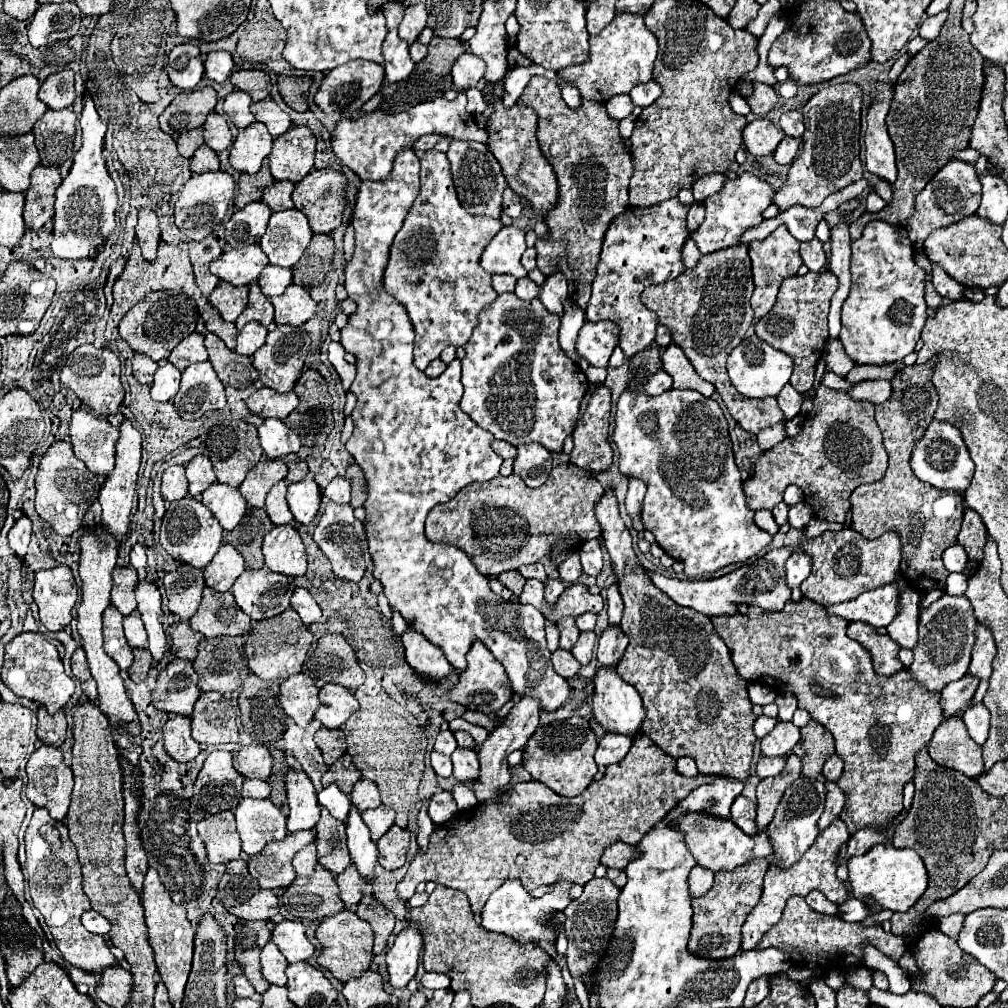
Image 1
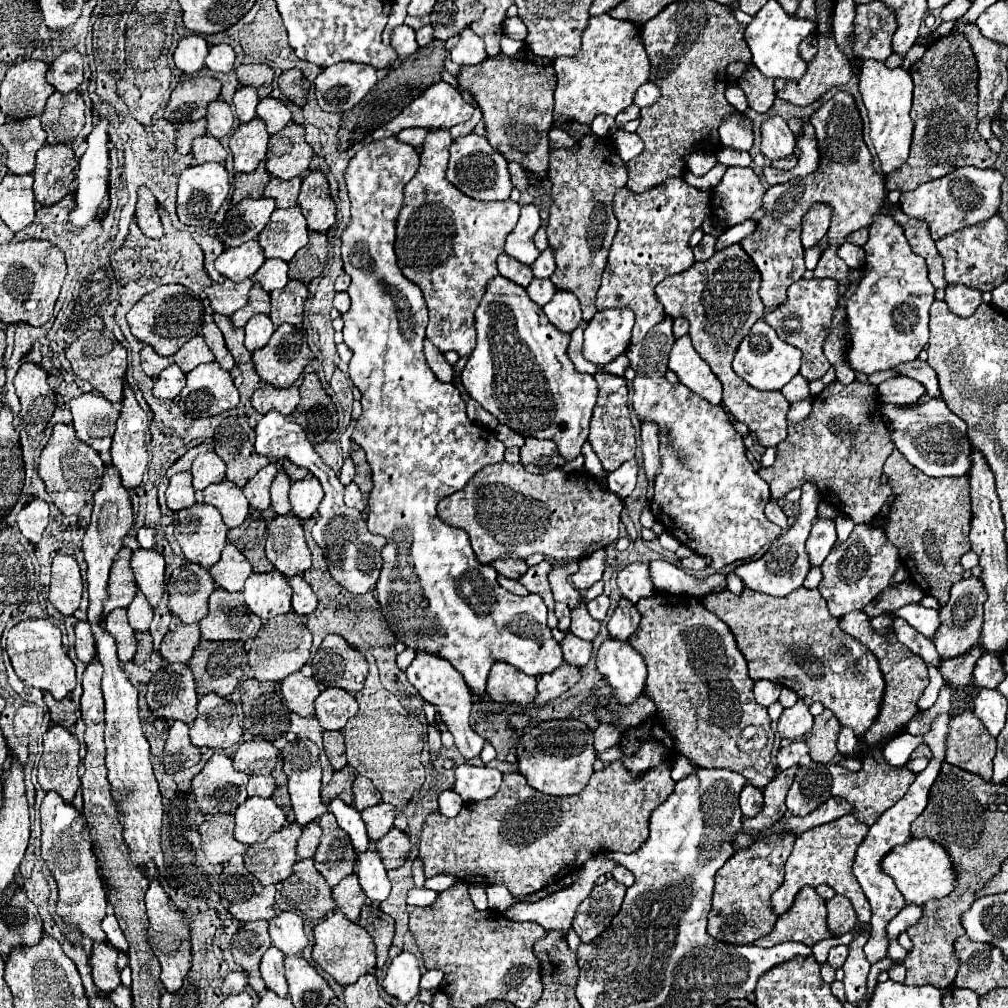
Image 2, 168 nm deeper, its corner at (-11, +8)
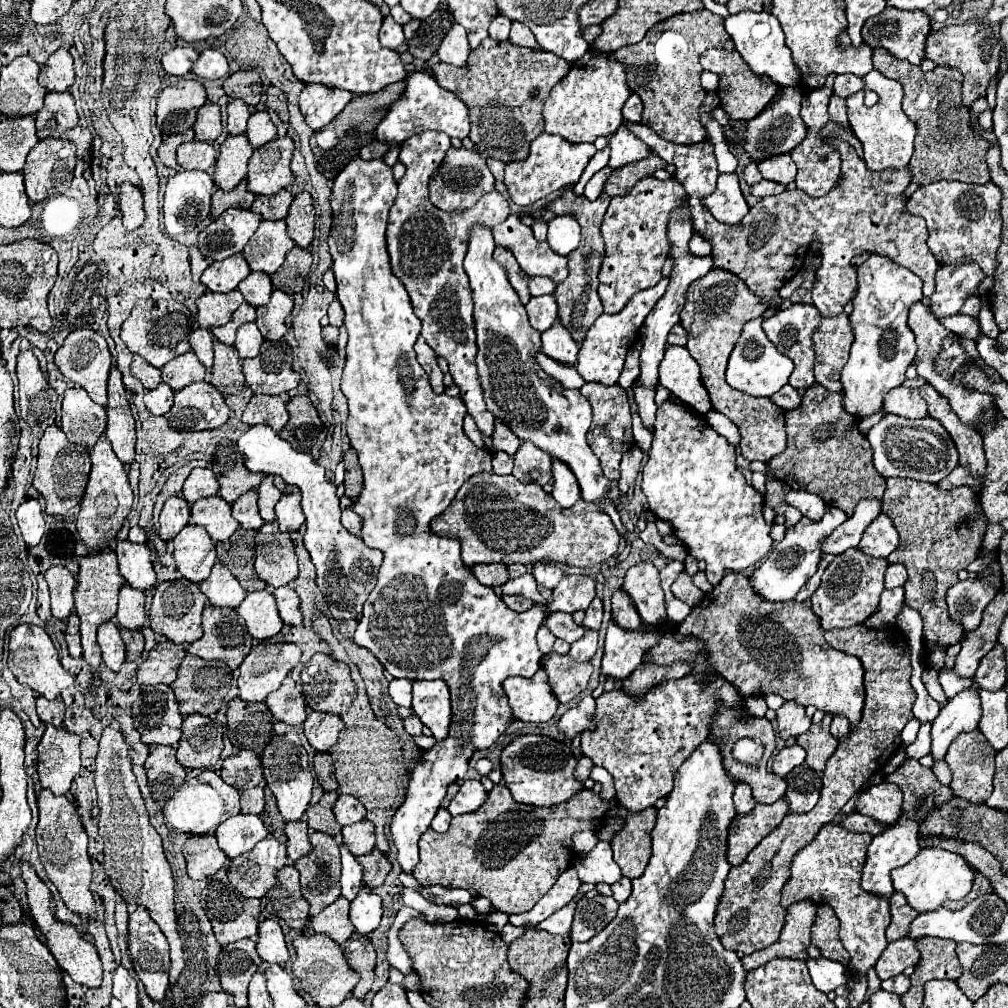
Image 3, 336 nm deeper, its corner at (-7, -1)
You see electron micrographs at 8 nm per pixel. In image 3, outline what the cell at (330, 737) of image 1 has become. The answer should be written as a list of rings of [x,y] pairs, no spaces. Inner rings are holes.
[[[316,753],[314,759],[314,769],[316,769],[316,777],[320,781],[320,785],[324,787],[324,791],[336,791],[338,789],[338,781],[334,777],[334,765],[332,765],[332,757],[330,753]]]

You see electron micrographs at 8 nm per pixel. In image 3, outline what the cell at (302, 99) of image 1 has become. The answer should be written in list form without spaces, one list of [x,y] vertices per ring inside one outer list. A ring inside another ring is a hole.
[[[268,87],[266,91],[266,107],[274,109],[282,121],[288,121],[290,115],[288,115],[288,101],[286,101],[286,93],[282,93],[280,89],[276,87]]]

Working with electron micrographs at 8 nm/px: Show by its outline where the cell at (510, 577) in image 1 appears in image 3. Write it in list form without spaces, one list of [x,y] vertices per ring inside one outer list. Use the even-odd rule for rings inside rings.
[[[474,565],[472,573],[486,587],[500,587],[510,579],[506,565]]]

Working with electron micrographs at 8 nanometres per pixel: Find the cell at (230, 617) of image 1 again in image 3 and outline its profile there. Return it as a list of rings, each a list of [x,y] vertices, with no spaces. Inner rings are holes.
[[[208,605],[202,613],[204,635],[186,645],[186,651],[202,659],[222,659],[230,669],[236,669],[252,649],[250,637],[242,617],[230,607]]]

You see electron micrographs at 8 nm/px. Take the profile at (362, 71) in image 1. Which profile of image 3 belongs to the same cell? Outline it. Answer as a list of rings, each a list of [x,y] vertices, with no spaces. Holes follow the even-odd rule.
[[[306,85],[300,93],[300,111],[306,123],[318,131],[326,127],[350,101],[354,93],[330,89],[328,85]]]

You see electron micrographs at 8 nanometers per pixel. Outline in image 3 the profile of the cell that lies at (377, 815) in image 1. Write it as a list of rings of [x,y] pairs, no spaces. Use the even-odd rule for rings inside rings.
[[[358,821],[352,825],[342,827],[342,837],[344,843],[348,845],[348,849],[358,857],[364,853],[370,853],[374,849],[374,825],[370,825],[370,821]]]

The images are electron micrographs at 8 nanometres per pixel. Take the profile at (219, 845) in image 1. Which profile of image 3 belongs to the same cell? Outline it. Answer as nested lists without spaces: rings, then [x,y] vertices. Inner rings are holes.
[[[192,835],[184,843],[182,851],[186,857],[186,871],[192,879],[212,877],[228,863],[228,857],[226,853],[222,853],[222,849],[218,849],[218,841],[214,835]]]

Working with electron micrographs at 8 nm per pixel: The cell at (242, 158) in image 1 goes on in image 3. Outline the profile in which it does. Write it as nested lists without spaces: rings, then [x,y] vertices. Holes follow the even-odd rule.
[[[228,135],[226,141],[220,145],[220,157],[216,161],[214,181],[224,191],[232,191],[248,173],[248,161],[254,149],[248,137],[242,135]]]

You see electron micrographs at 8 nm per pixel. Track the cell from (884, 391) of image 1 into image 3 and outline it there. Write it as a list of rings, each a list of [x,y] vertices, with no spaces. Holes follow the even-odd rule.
[[[896,387],[884,397],[884,411],[902,415],[908,419],[920,419],[926,417],[926,401],[920,397],[916,389],[908,387]]]

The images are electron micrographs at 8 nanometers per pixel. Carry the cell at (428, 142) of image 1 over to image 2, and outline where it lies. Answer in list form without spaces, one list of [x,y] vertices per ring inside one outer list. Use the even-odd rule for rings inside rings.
[[[406,128],[396,136],[396,140],[404,142],[404,144],[410,144],[412,148],[420,148],[422,140],[426,138],[426,132],[428,132],[426,128]]]

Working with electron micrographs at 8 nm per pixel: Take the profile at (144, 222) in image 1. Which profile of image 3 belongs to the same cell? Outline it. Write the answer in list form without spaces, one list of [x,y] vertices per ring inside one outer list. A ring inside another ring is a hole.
[[[124,183],[118,189],[118,197],[120,197],[120,211],[122,211],[122,219],[124,219],[124,227],[128,231],[134,231],[138,227],[142,227],[144,219],[146,219],[146,211],[144,211],[144,199],[138,187]]]

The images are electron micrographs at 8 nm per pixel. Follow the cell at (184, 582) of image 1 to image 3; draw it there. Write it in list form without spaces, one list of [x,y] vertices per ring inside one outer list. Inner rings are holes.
[[[186,579],[164,581],[156,585],[154,599],[150,607],[150,627],[156,633],[166,635],[174,643],[192,643],[202,637],[202,611],[206,605],[206,595],[200,591],[198,583]]]

